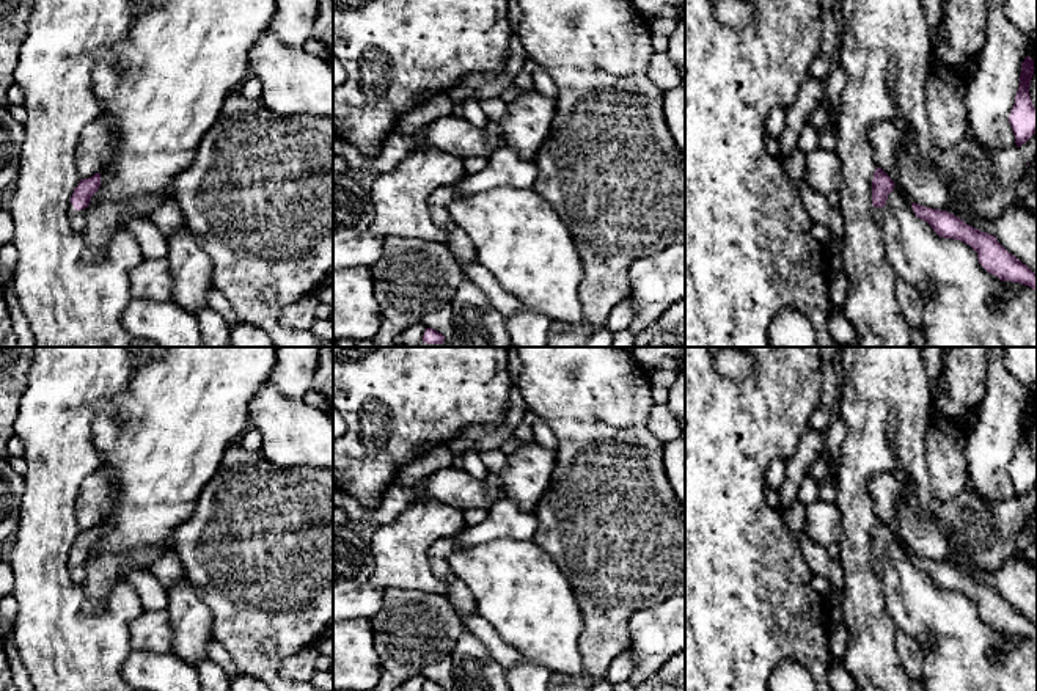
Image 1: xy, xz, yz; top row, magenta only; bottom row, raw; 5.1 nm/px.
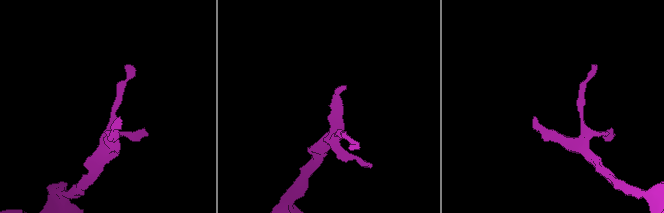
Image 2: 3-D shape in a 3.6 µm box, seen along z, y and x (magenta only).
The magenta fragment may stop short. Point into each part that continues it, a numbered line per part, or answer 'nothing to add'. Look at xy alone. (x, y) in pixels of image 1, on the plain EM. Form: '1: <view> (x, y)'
1: xy (77, 570)

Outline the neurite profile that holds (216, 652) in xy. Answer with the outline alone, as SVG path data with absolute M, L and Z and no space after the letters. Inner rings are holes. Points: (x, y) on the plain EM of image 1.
M211 639L207 642L207 658L217 663L231 680L234 680L239 675L239 671L236 669L231 656L226 653L223 645L215 639Z

